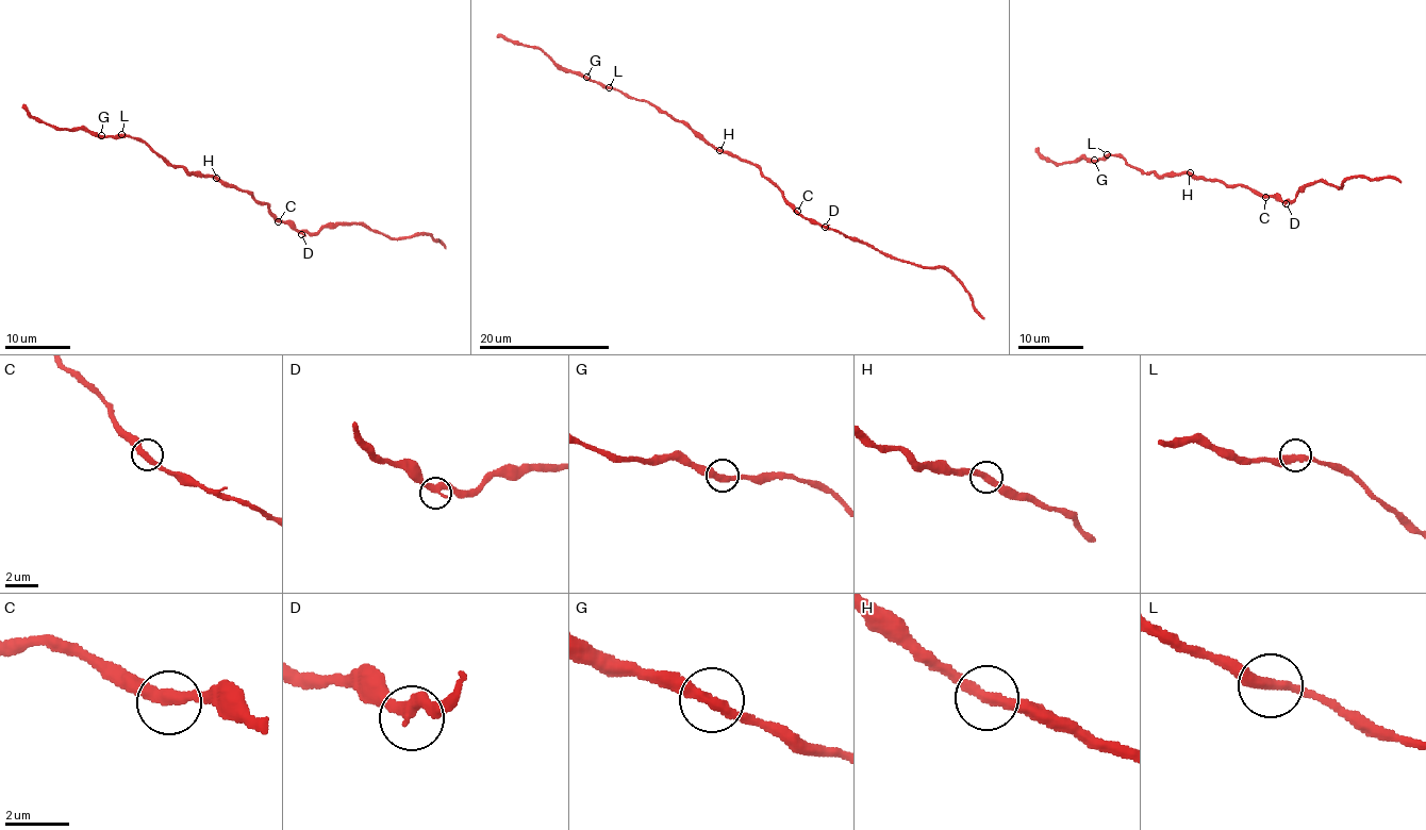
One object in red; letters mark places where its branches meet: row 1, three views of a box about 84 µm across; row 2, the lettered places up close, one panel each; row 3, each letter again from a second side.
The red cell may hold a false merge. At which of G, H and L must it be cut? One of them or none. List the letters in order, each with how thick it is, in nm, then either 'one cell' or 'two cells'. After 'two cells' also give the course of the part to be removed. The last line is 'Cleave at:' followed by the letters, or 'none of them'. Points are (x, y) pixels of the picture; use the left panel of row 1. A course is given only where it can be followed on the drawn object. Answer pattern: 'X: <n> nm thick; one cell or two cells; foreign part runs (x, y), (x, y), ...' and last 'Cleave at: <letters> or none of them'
G: 360 nm thick; one cell
H: 360 nm thick; two cells; foreign part runs (216, 178), (252, 194), (296, 230), (315, 233), (328, 226), (366, 225), (393, 238), (430, 235), (446, 248)
L: 360 nm thick; one cell
Cleave at: H

